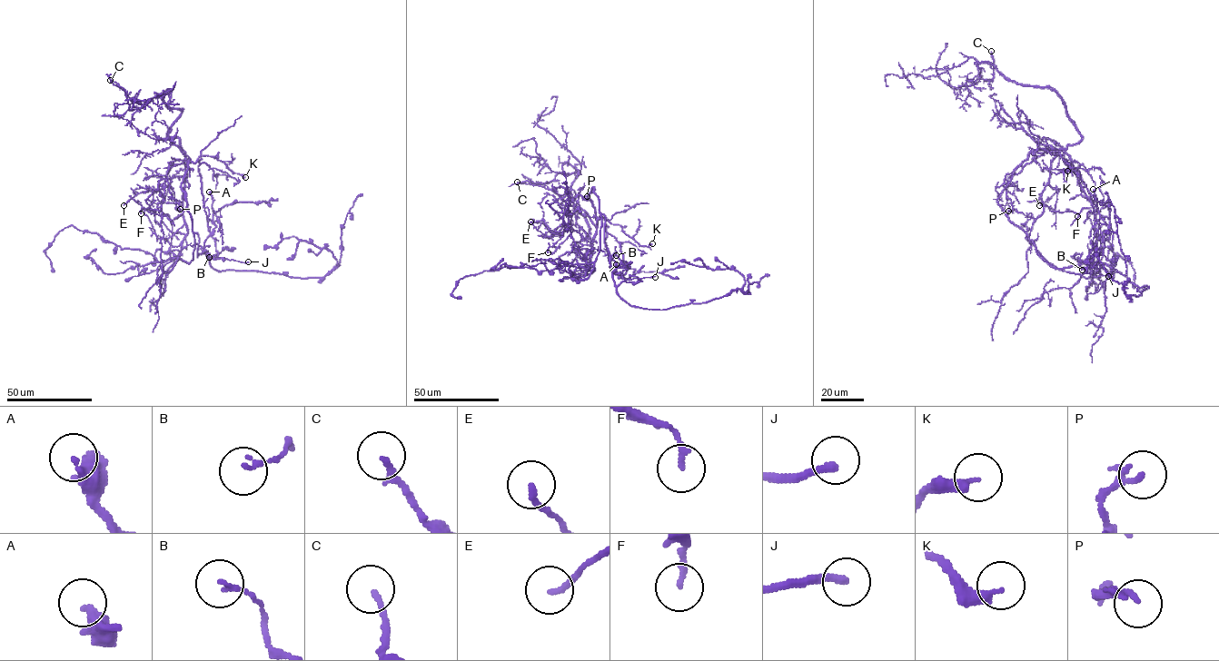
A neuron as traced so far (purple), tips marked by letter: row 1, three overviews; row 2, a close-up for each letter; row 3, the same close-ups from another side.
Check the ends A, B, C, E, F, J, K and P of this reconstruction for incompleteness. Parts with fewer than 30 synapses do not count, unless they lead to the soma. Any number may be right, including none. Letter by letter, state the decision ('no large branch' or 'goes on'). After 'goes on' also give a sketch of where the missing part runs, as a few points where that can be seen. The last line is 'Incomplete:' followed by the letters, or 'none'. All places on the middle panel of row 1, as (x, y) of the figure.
A: no large branch
B: no large branch
C: no large branch
E: no large branch
F: no large branch
J: goes on | (655, 277), (663, 284), (667, 279), (665, 277)
K: no large branch
P: no large branch
Incomplete: J

